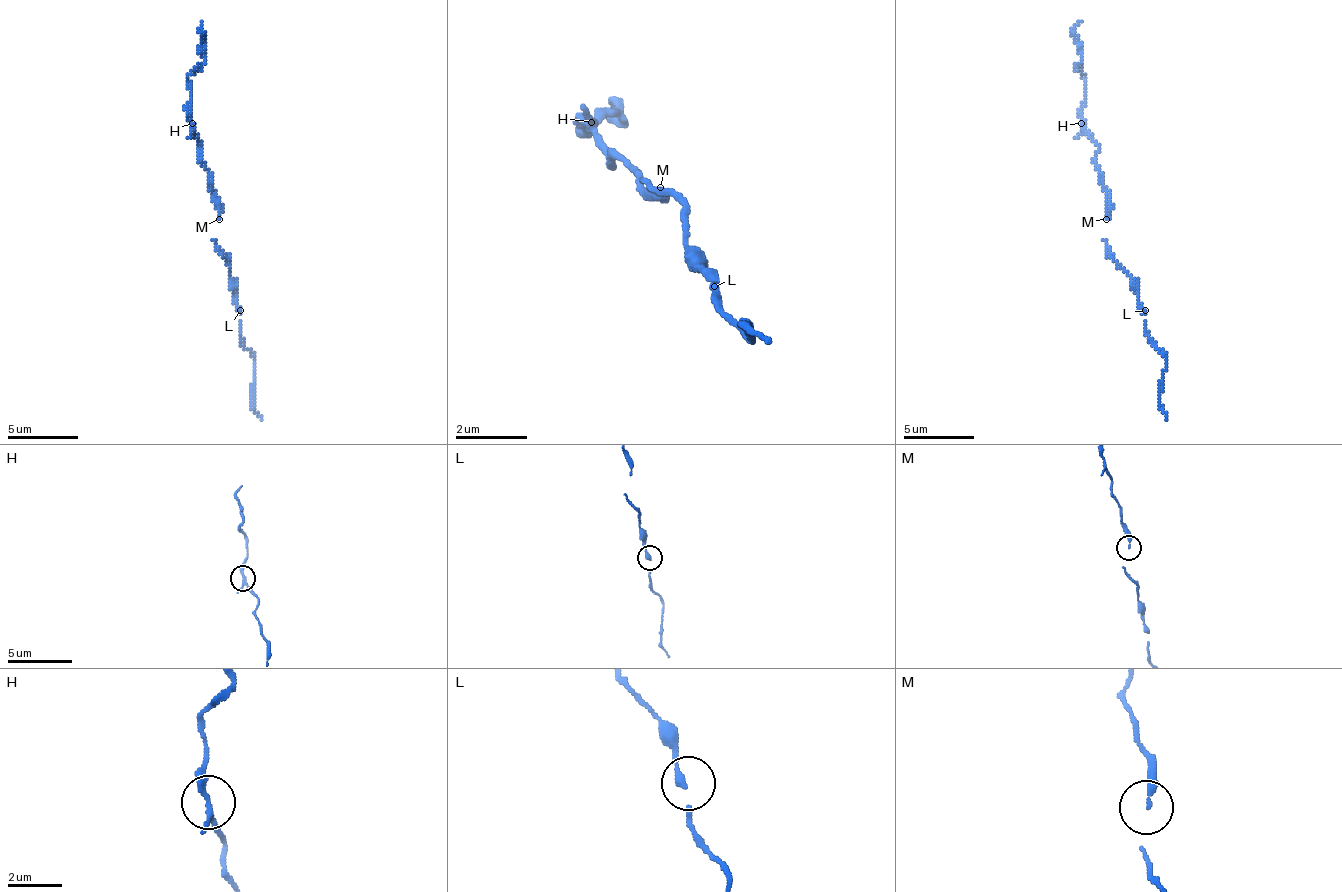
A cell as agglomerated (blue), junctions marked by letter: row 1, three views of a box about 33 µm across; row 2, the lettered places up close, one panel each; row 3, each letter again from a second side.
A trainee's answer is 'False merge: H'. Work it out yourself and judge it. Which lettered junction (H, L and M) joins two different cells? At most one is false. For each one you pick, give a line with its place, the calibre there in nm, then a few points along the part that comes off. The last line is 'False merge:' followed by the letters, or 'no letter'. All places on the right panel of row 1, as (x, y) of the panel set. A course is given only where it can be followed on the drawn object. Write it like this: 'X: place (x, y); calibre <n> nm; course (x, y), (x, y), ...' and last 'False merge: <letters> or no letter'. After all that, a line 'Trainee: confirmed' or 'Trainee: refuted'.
H: place (1081, 123); calibre 240 nm; course (1082, 124), (1085, 78), (1075, 35), (1082, 21)
False merge: H
Trainee: confirmed

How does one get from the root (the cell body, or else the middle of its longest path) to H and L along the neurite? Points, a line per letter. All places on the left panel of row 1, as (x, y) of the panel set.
H: (219, 219), (219, 201), (212, 191), (212, 173), (201, 159), (201, 141), (191, 124)
L: (219, 219), (216, 250), (230, 268), (233, 303), (240, 310)

